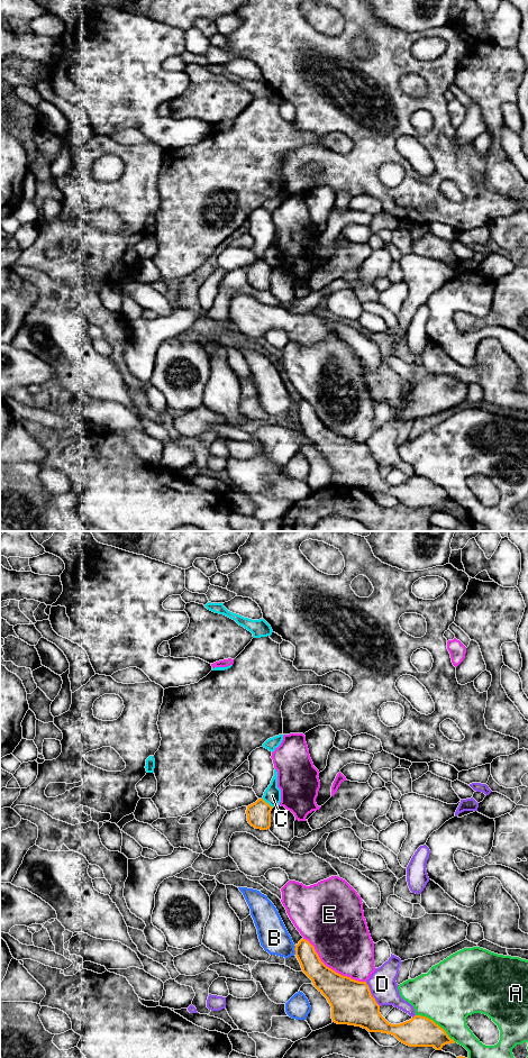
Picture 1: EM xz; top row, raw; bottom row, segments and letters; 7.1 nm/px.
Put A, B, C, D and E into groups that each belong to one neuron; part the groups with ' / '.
A / B / C / D / E

